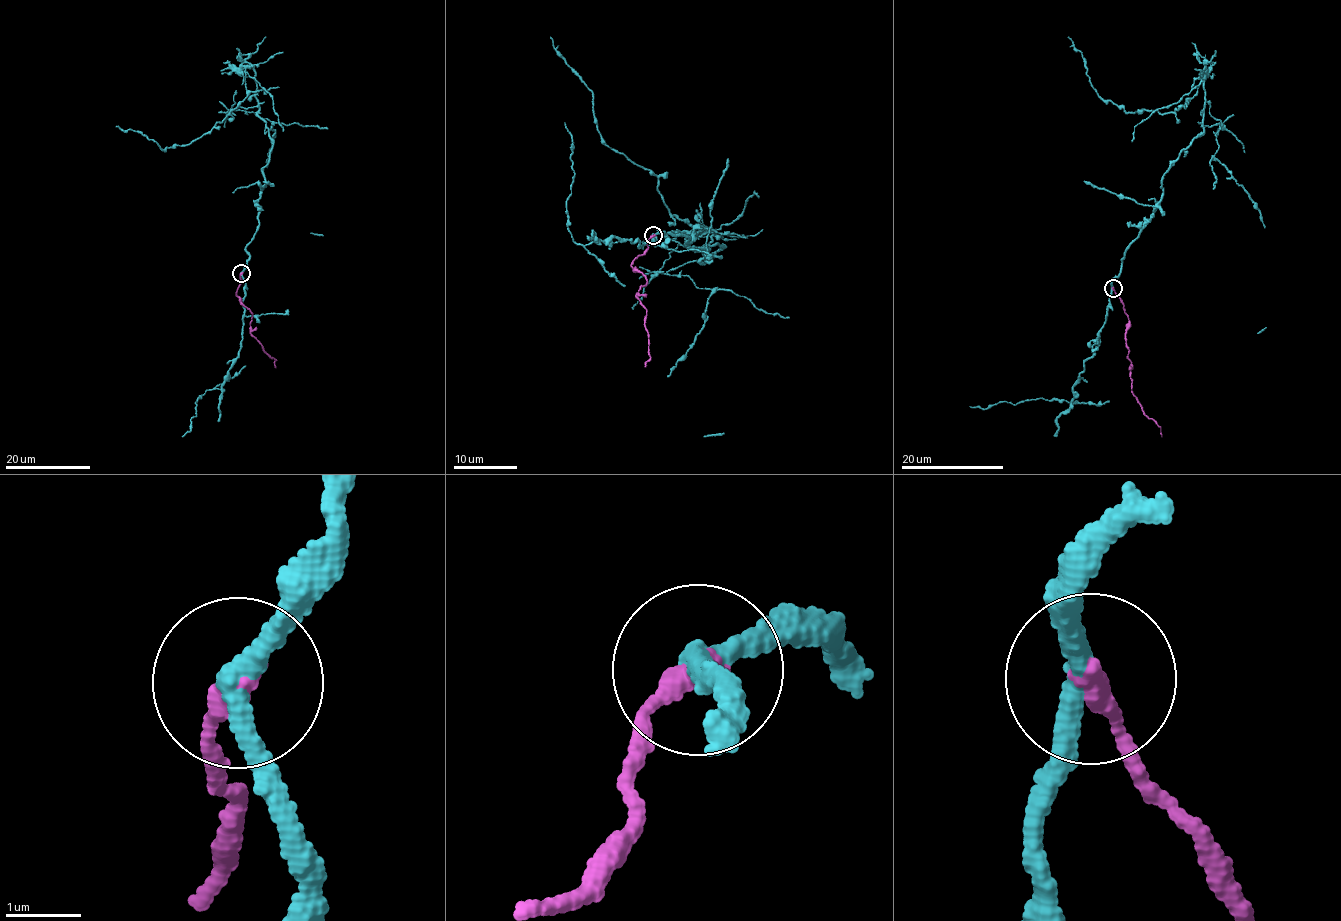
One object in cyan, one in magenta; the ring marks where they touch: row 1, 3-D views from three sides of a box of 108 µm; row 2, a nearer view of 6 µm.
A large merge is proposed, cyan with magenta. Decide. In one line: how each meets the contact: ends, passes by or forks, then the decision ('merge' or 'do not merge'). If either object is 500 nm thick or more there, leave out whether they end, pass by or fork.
cyan passes by; magenta ends there; do not merge

